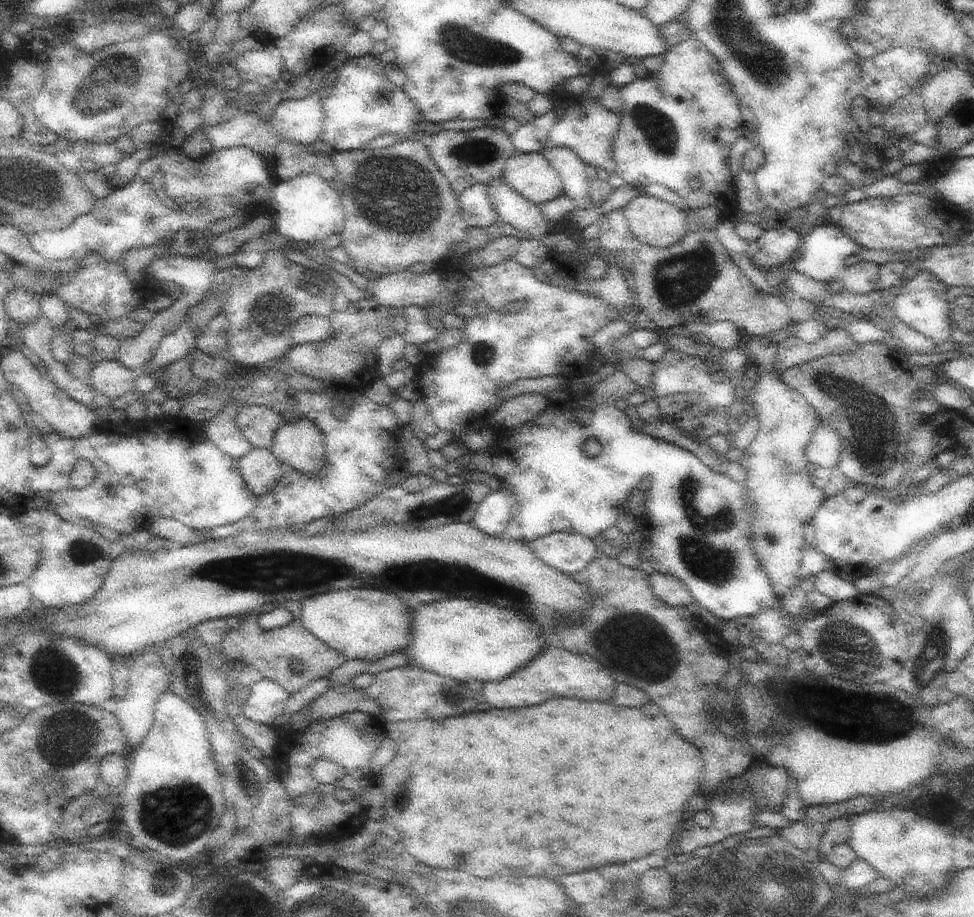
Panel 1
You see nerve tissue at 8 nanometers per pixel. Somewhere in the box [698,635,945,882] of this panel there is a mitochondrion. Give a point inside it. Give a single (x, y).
(884, 716)

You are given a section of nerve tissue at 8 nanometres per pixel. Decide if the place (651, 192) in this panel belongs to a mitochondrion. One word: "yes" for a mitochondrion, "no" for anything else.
no

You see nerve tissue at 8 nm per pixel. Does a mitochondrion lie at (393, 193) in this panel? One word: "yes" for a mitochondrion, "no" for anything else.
yes

